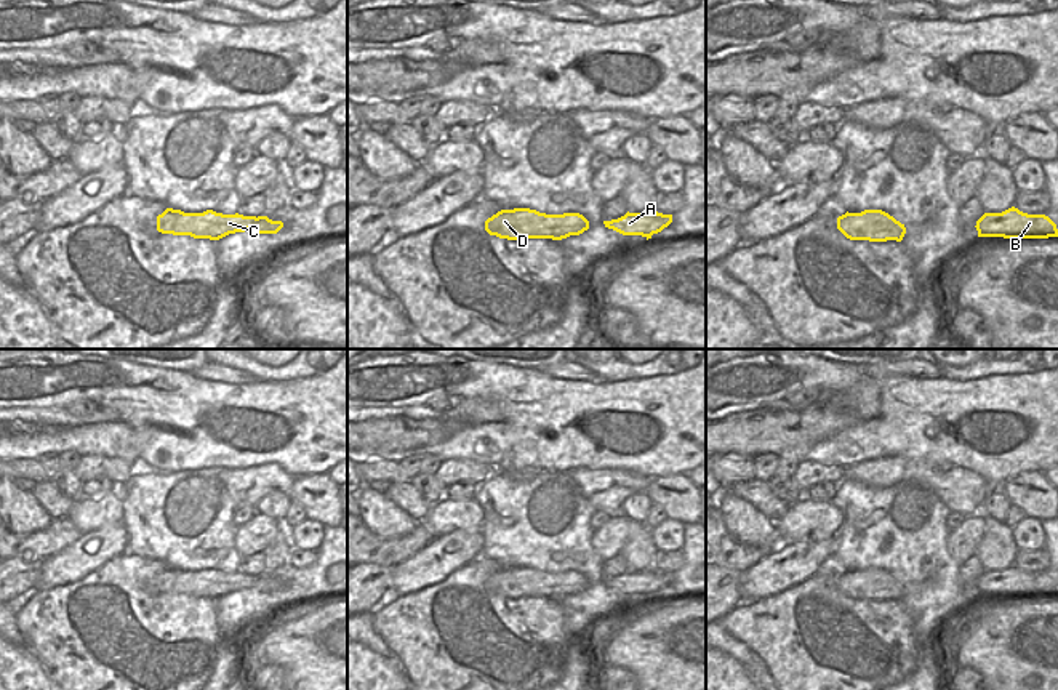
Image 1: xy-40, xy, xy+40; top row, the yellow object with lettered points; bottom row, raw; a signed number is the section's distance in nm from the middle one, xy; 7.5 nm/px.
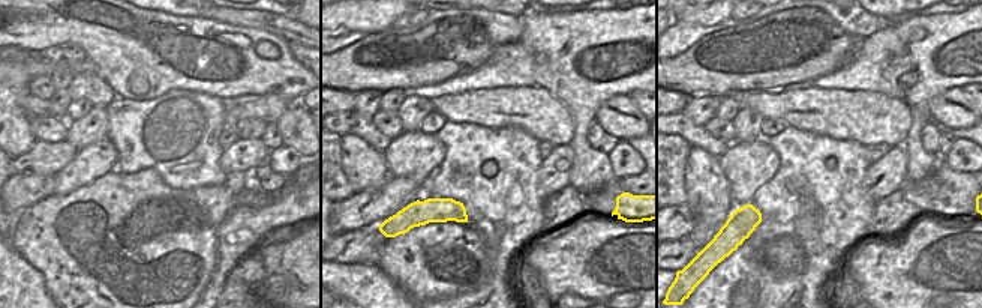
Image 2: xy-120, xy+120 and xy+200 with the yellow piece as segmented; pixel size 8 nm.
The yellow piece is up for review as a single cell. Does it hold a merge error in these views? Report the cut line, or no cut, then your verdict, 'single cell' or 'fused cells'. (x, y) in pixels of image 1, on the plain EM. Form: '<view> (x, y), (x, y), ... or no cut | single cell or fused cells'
no cut | single cell

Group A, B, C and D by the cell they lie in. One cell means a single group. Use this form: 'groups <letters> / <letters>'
groups A B C D

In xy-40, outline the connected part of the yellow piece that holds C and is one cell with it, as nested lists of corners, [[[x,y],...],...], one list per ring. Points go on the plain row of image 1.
[[[166,567],[157,575],[157,589],[162,592],[210,599],[219,599],[229,592],[245,591],[248,588],[258,592],[277,592],[282,586],[282,580],[272,580],[267,575],[222,573],[213,568],[184,572],[181,568]]]

